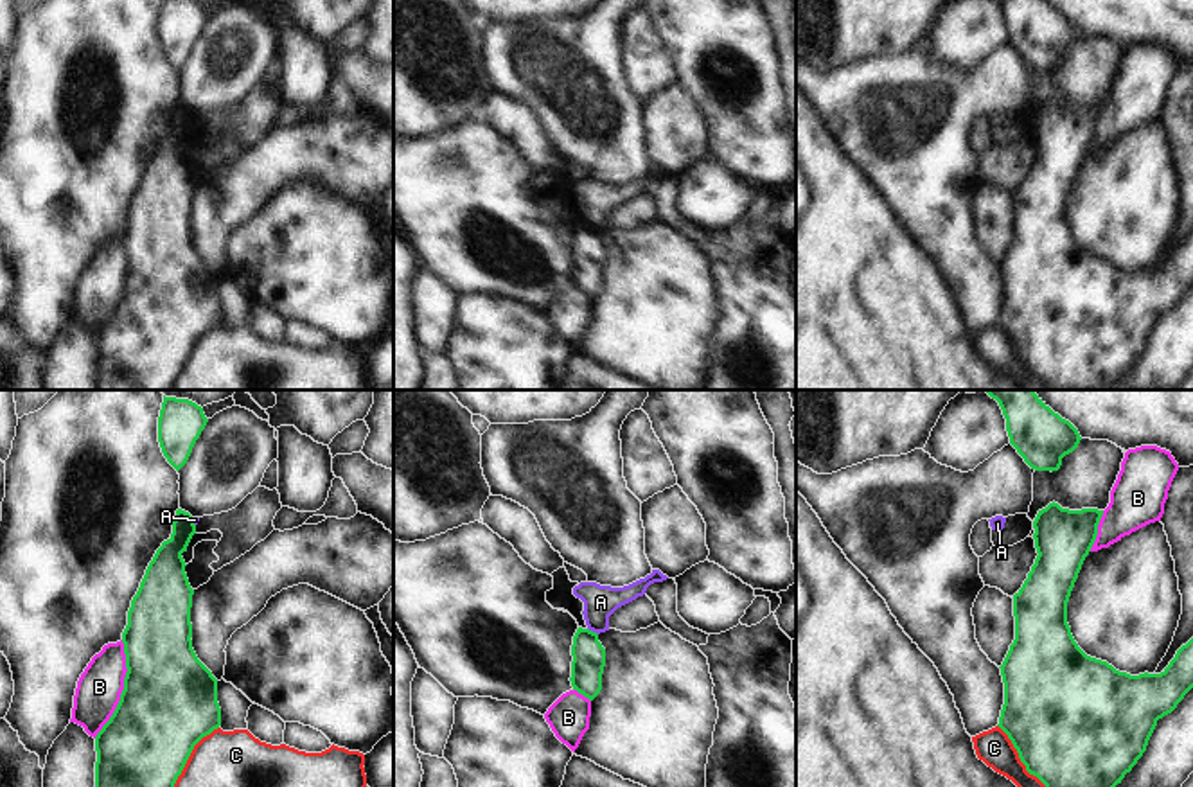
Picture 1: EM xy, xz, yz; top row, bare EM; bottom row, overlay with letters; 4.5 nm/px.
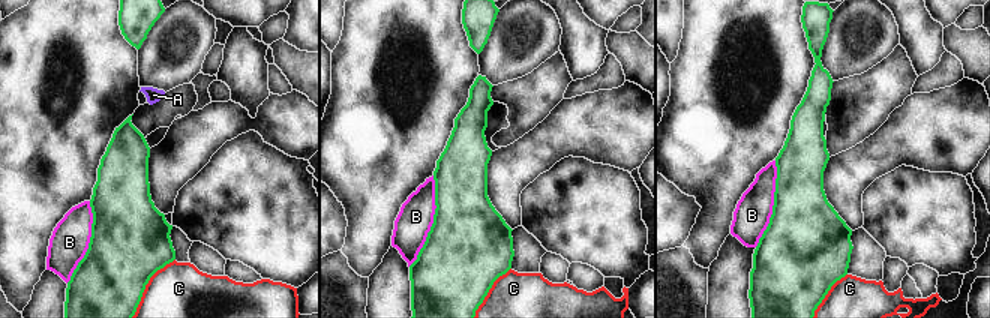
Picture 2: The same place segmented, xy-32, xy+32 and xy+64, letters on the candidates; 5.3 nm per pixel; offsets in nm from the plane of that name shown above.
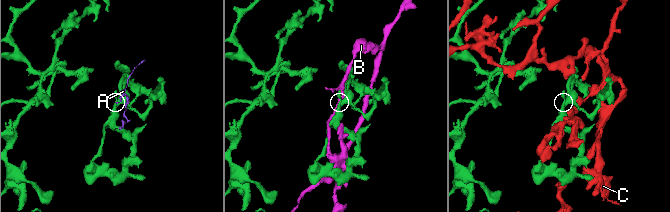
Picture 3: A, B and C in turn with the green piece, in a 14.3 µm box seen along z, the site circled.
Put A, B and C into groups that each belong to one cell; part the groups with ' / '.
A / B / C

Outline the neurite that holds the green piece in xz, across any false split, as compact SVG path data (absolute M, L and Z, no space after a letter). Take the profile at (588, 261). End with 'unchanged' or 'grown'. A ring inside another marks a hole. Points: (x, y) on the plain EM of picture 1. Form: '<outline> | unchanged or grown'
M579 225L571 243L571 284L589 298L602 287L602 271L605 264L605 246L598 232Z | unchanged

